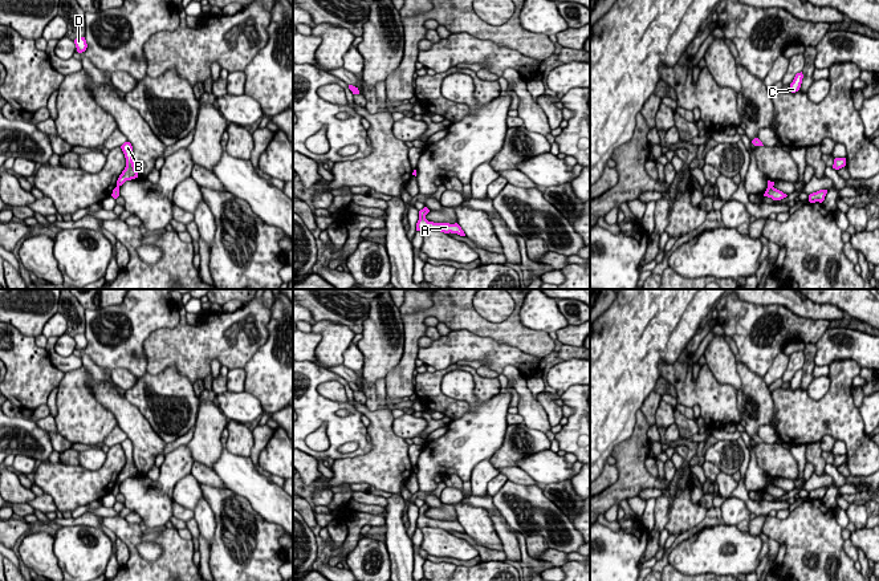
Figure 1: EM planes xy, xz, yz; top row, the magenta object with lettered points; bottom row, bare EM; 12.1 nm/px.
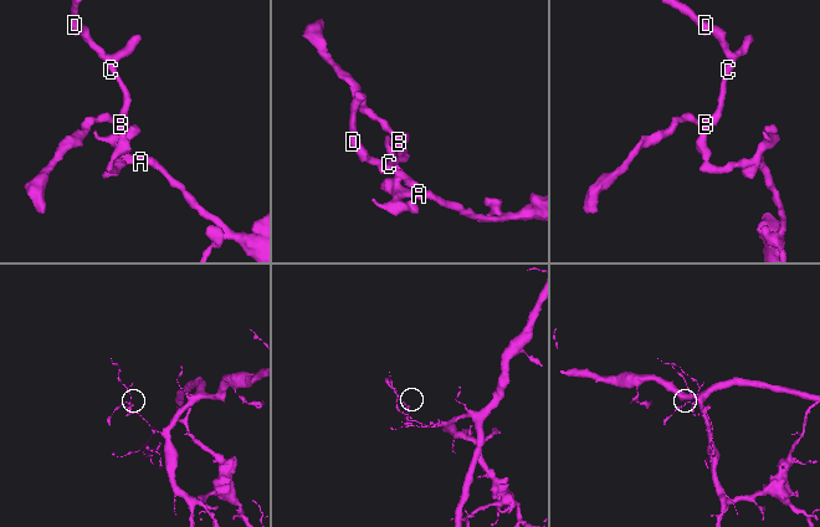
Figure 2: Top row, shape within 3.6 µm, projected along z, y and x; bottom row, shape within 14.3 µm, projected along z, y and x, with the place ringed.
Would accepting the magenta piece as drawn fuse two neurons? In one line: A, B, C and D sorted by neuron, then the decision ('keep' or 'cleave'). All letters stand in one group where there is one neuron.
A / B C D | cleave

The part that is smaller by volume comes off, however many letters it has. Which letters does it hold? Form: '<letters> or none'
B, C, D

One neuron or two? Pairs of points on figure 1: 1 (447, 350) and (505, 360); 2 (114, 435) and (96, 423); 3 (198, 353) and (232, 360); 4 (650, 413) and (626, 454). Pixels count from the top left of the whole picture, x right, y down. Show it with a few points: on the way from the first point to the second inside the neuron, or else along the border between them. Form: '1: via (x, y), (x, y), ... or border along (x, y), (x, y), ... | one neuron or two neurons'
1: via (462, 349), (492, 349) | one neuron
2: border along (116, 425), (102, 442) | two neurons
3: via (206, 353), (224, 353) | one neuron
4: border along (641, 409), (650, 426) | two neurons

